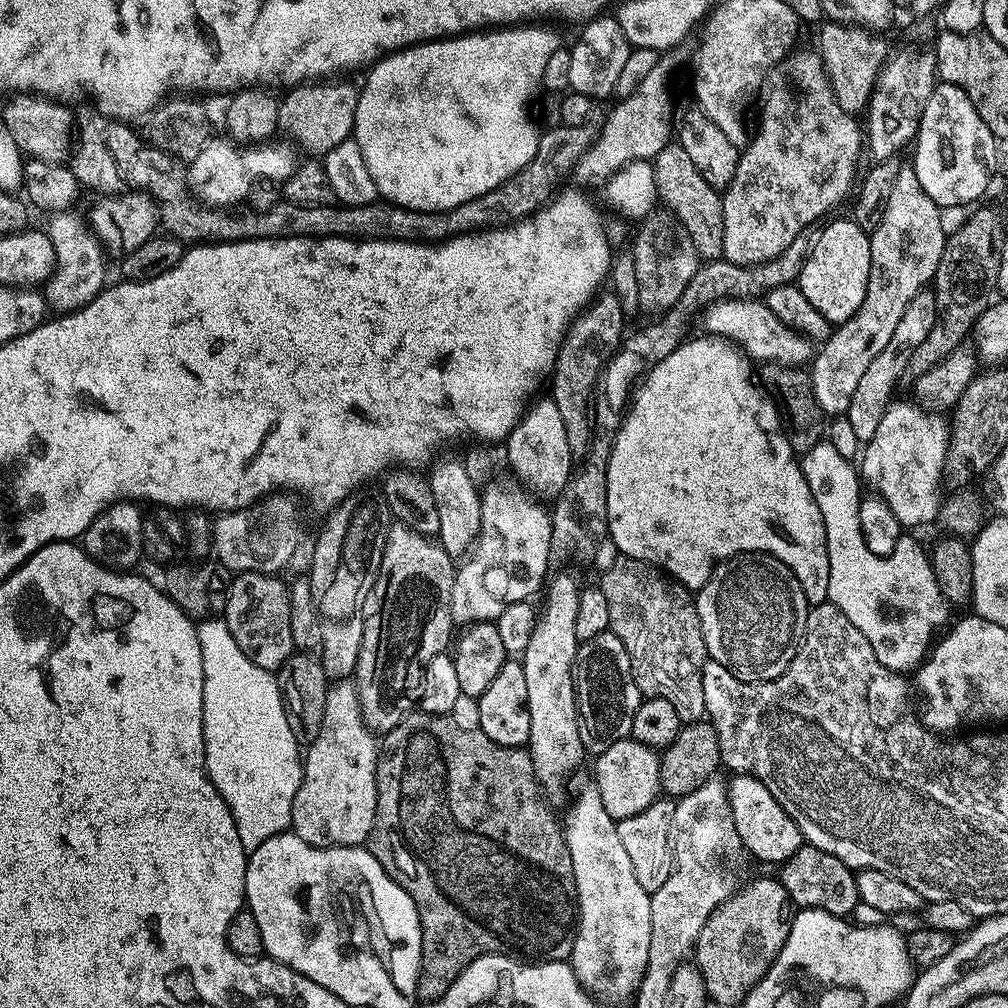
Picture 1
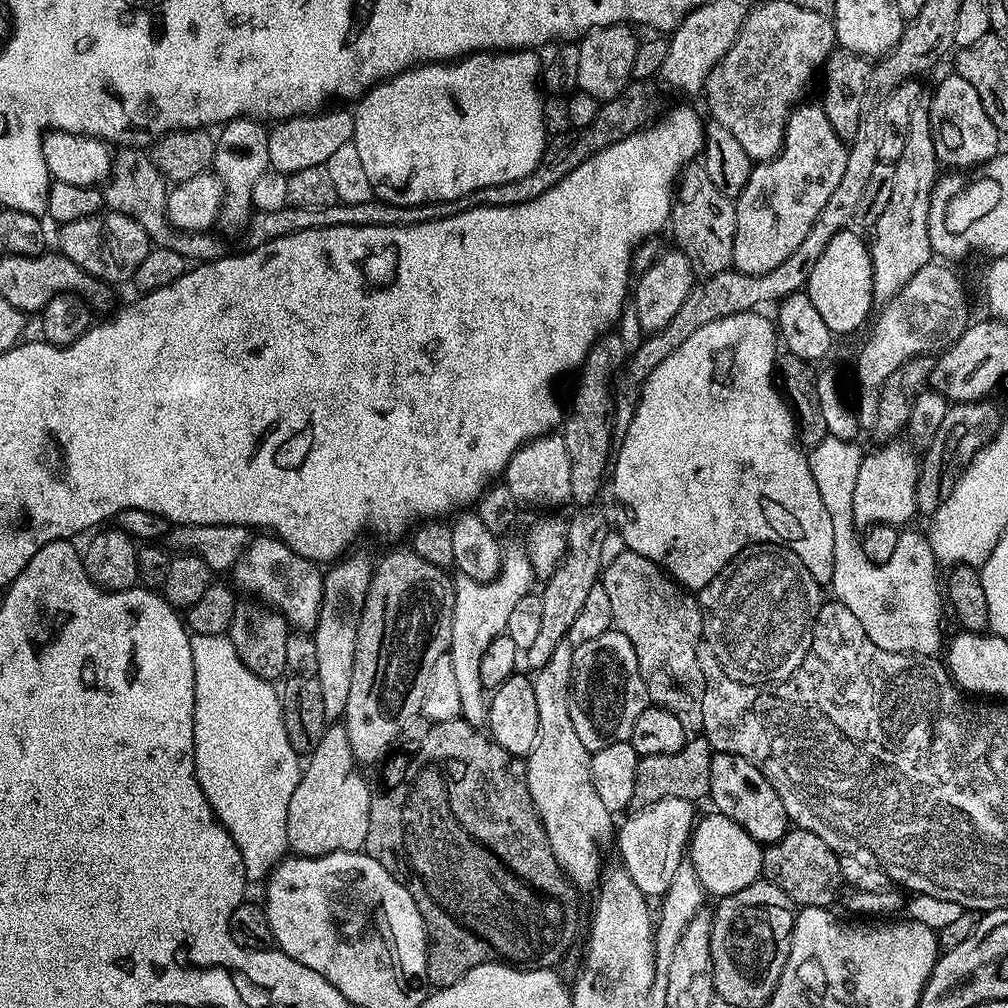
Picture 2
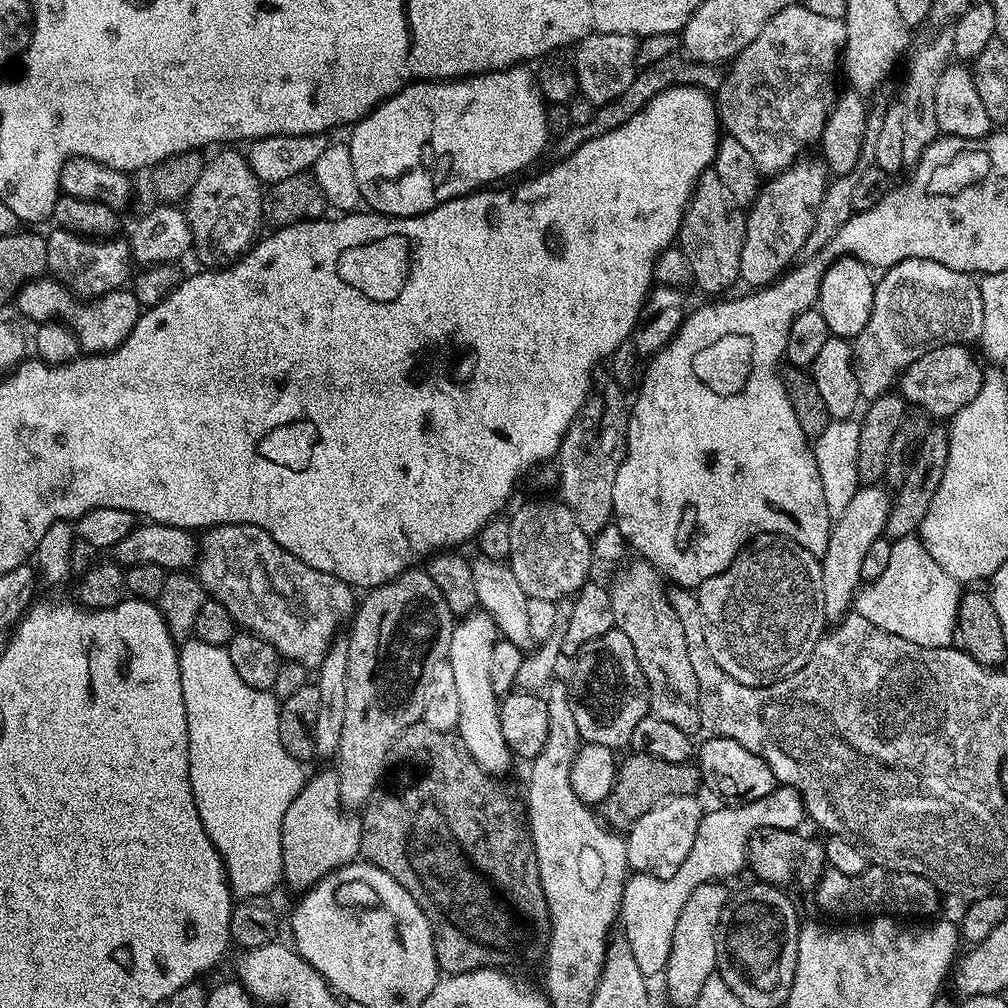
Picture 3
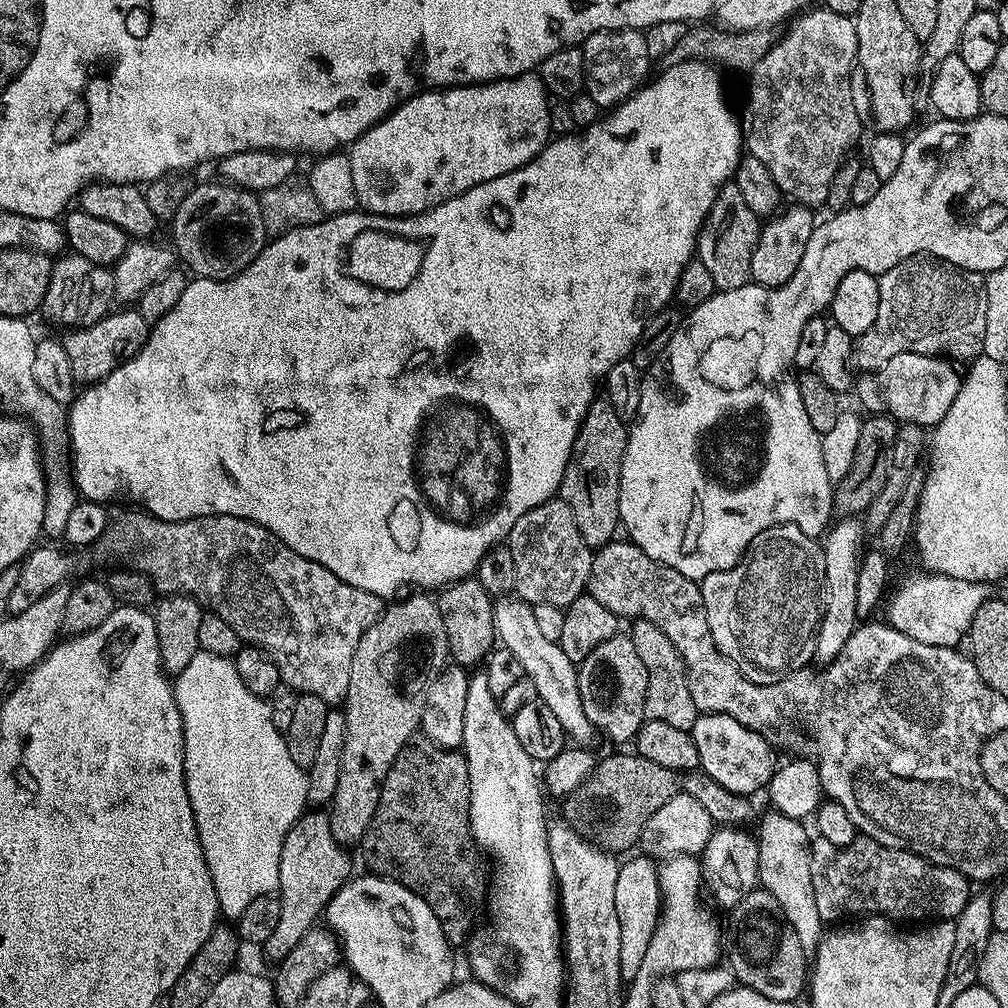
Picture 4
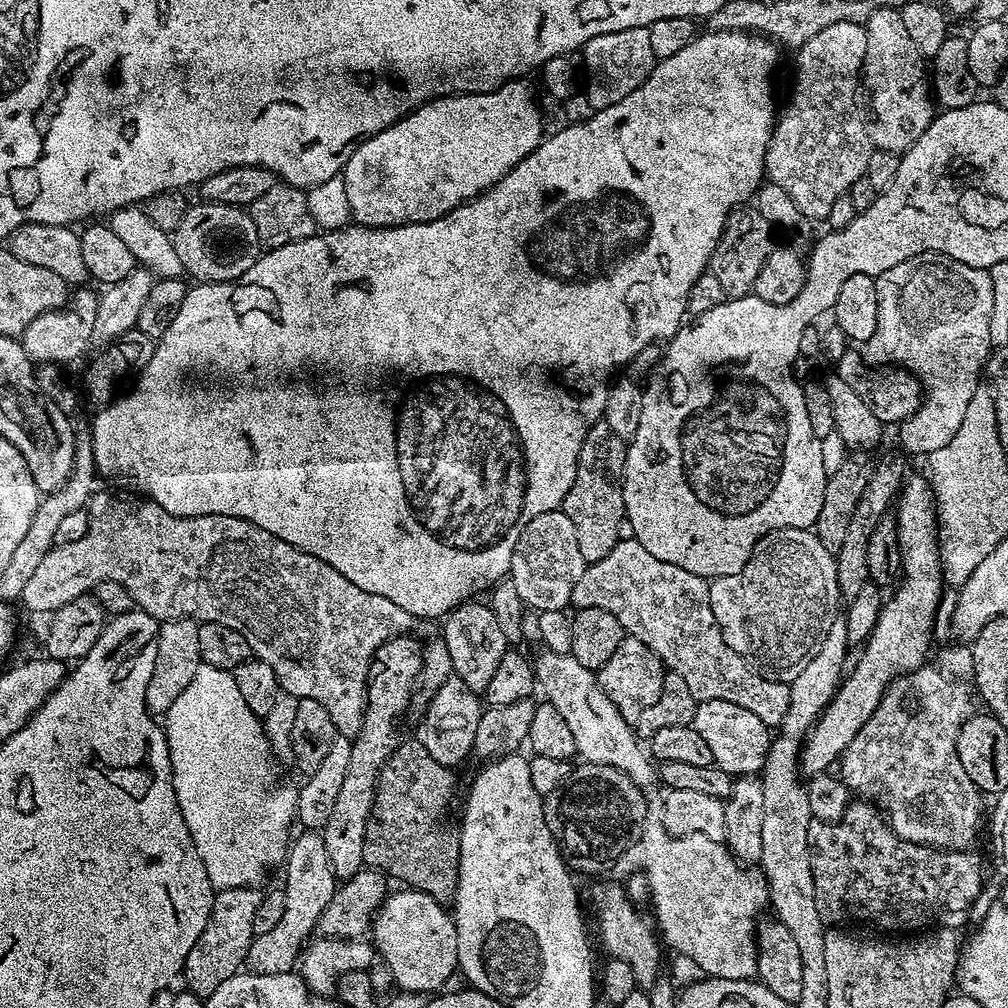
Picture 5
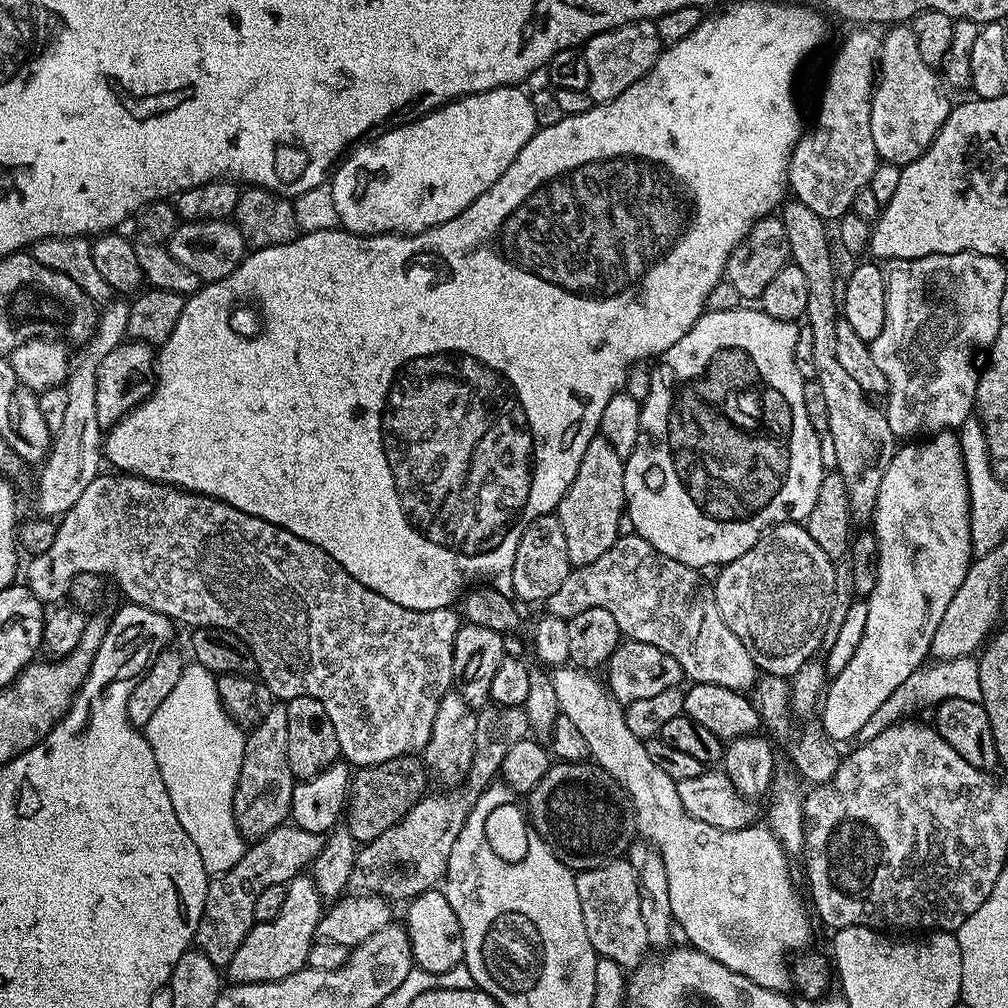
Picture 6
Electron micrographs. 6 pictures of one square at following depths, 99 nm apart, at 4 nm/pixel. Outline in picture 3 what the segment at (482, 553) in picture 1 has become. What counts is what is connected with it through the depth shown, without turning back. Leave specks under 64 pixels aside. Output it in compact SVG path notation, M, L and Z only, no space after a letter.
M477 610L461 619L453 627L447 662L454 670L454 682L458 685L459 713L458 734L466 742L466 750L485 772L501 774L514 763L514 757L500 721L501 697L494 694L490 679L491 652L498 639L496 624L487 612Z

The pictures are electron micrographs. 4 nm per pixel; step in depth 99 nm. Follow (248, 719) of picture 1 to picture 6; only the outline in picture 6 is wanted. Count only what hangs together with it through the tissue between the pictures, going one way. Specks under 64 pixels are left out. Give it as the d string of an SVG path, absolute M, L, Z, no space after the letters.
M185 663L182 678L178 678L174 690L170 690L162 706L158 706L154 718L150 718L146 739L150 750L154 752L154 762L162 774L162 782L166 782L166 794L170 794L174 814L178 814L178 822L182 822L182 830L190 834L194 846L198 846L198 854L202 854L202 866L208 871L209 877L215 878L230 871L242 858L246 847L246 840L236 828L235 814L232 812L246 736L226 714L216 689L216 676L207 672L201 664Z

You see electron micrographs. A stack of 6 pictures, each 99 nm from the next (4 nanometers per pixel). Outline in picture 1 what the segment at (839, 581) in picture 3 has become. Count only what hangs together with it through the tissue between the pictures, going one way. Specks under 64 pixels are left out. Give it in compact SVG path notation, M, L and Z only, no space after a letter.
M911 399L900 400L888 405L886 414L882 414L882 423L878 425L878 434L863 445L862 455L858 460L858 471L863 483L868 484L875 495L880 496L894 510L894 518L898 518L901 529L914 530L923 524L935 521L940 515L942 499L940 487L945 487L946 477L944 464L948 461L948 442L950 439L950 424L943 415L925 410Z

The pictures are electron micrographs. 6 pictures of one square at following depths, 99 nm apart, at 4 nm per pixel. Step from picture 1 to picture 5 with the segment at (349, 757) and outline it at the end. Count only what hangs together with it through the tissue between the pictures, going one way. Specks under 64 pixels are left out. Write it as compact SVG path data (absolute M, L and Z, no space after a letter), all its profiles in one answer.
M304 830L301 833L297 840L295 837L291 841L286 853L282 881L286 910L282 919L278 921L278 926L274 926L274 930L255 937L248 951L247 967L258 974L282 974L297 967L310 937L316 932L316 923L322 910L326 910L338 887L338 881L328 861L323 835L316 830Z

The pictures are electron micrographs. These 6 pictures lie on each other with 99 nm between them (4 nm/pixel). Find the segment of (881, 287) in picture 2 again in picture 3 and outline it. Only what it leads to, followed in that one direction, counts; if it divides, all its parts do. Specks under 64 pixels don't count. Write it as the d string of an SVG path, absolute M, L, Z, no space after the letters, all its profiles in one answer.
M951 30L937 32L940 33L936 40L930 41L915 54L898 96L898 103L902 106L902 158L908 166L915 166L922 158L926 146L930 146L941 135L934 97L942 78L942 70L946 70L946 66L954 60L954 34Z

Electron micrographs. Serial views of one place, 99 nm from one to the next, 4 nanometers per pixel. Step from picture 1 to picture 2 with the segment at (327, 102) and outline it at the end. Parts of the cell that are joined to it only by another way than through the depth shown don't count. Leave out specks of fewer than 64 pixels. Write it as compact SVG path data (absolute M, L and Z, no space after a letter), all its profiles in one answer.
M336 106L333 112L321 110L307 116L291 116L288 120L273 123L268 128L268 166L274 173L291 174L310 166L327 165L329 158L341 146L352 143L356 117L351 111L343 112Z

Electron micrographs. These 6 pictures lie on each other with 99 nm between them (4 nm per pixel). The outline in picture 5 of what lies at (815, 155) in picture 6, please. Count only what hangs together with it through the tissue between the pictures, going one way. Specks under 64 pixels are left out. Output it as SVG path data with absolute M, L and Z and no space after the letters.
M837 22L834 26L826 26L826 30L818 30L814 38L794 52L796 73L792 76L792 93L788 96L788 105L781 112L779 109L772 130L766 157L766 176L771 183L782 186L790 198L794 198L794 206L798 206L809 221L827 221L830 206L834 206L838 198L847 196L854 182L865 179L868 174L868 163L874 149L868 137L865 113L864 116L860 113L860 104L856 101L856 91L862 88L867 34L868 29L863 24Z

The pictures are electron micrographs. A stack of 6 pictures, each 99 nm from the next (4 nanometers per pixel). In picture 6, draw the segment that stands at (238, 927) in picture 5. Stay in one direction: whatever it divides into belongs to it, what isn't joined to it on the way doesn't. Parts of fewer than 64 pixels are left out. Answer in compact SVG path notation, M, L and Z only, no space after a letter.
M281 826L268 836L249 843L242 858L228 872L209 879L206 906L196 927L195 947L216 965L227 969L230 958L238 954L238 946L246 938L254 918L254 902L266 886L287 885L288 881L301 875L322 850L325 837L318 832L307 832L295 826Z

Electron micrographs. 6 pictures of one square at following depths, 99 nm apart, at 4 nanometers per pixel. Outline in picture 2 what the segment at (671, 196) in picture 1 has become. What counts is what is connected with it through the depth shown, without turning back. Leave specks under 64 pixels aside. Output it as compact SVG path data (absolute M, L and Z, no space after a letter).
M703 163L684 165L674 188L670 232L672 228L672 236L676 239L675 247L686 254L697 277L713 276L732 267L735 225L736 205L733 197L722 194L722 190L714 186Z

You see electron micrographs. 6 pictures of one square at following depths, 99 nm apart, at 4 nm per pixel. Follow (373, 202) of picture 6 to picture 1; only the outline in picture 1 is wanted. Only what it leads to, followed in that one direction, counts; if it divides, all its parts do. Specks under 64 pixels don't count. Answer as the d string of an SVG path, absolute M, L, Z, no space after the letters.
M501 26L491 30L477 30L459 36L449 36L442 40L426 40L423 44L414 44L411 48L401 48L399 52L389 52L380 57L367 69L364 84L360 88L360 101L354 118L352 136L362 150L362 158L366 158L366 170L370 170L370 178L374 178L377 193L387 203L397 204L410 210L423 212L445 212L454 206L462 206L470 202L470 198L478 198L499 184L505 184L514 174L518 174L531 162L540 145L541 133L536 132L536 124L528 113L532 104L532 95L536 87L541 87L546 70L546 62L550 62L550 54L562 46L562 40L552 26Z

